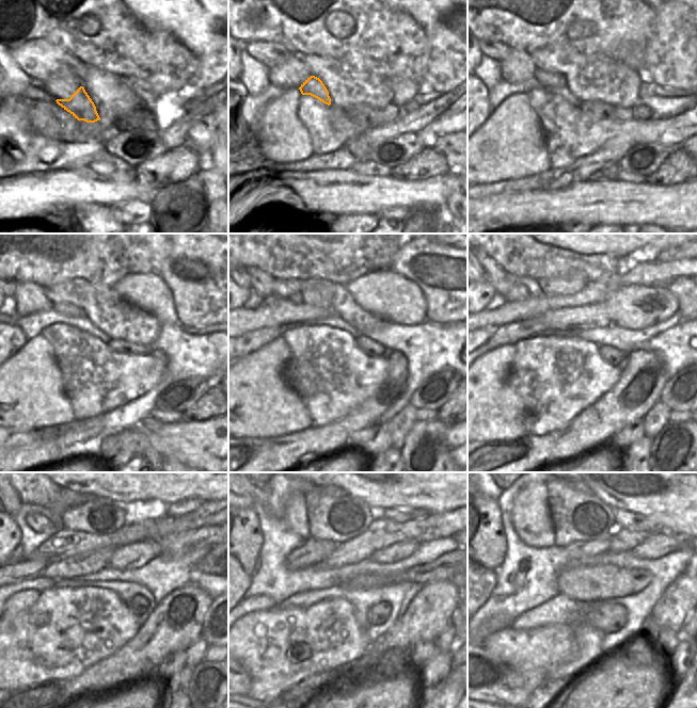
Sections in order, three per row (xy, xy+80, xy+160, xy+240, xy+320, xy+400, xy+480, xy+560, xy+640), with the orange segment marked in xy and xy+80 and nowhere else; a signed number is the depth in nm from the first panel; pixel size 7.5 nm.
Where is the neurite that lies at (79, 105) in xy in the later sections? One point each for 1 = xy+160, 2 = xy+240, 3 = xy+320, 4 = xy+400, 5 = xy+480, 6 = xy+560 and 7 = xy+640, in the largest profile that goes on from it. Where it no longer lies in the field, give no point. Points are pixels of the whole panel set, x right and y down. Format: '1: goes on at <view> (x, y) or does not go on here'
1: goes on at xy+160 (548, 80)
2: goes on at xy+240 (66, 309)
3: goes on at xy+320 (298, 298)
4: goes on at xy+400 (527, 288)
5: goes on at xy+480 (40, 518)
6: goes on at xy+560 (256, 494)
7: goes on at xy+640 (494, 494)

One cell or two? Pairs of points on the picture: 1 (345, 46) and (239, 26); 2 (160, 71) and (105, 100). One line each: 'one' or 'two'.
1: one
2: two

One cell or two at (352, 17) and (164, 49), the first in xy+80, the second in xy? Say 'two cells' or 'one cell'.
one cell

